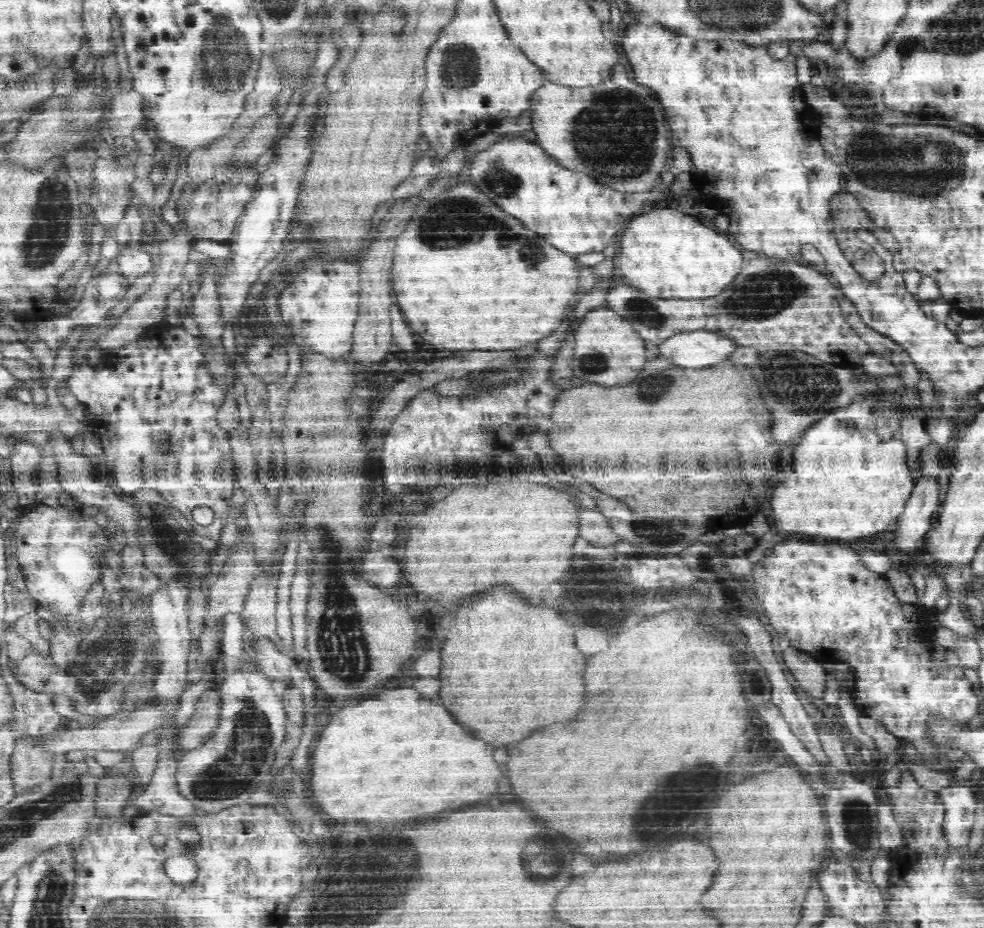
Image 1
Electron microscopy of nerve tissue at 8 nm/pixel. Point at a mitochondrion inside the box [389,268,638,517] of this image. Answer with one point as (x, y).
(593, 364)

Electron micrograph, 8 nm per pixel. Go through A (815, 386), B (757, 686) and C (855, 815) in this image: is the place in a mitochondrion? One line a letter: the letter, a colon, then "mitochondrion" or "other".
A: mitochondrion
B: other
C: mitochondrion

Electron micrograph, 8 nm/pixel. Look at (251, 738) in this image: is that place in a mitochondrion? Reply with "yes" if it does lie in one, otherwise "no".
yes

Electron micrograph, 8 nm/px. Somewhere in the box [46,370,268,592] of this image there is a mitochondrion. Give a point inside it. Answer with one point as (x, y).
(168, 543)

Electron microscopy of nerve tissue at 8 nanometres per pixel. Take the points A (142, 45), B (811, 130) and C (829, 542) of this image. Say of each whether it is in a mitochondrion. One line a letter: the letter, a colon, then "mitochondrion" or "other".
A: other
B: other
C: other

